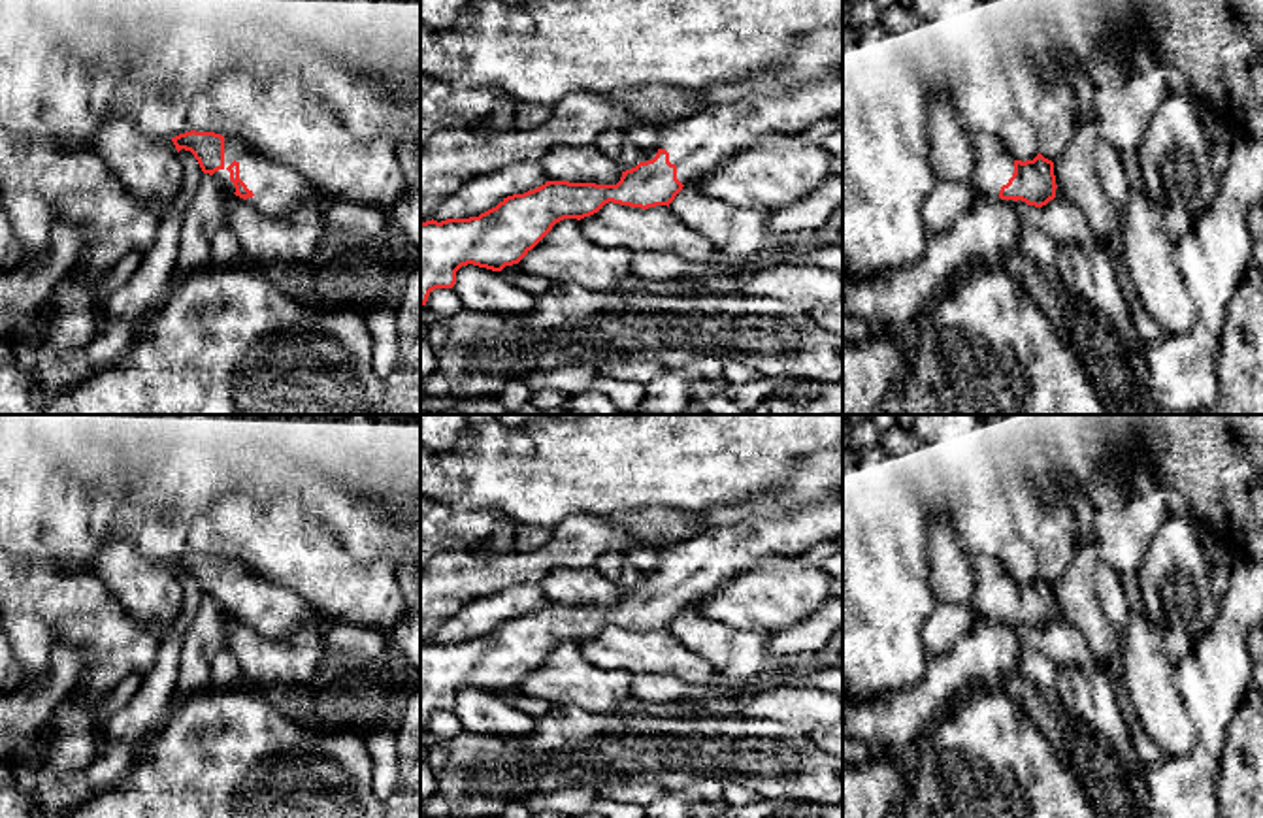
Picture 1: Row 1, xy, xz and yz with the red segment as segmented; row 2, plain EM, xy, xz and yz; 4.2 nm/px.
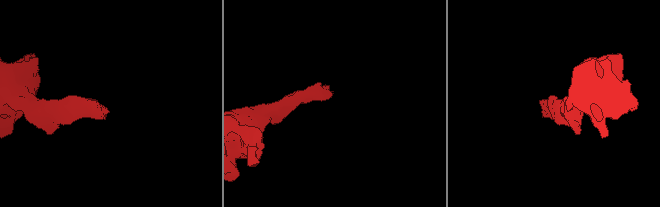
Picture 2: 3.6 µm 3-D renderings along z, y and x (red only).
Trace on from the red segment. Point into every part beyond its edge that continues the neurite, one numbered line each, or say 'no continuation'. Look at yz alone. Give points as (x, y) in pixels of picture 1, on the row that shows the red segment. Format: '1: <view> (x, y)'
1: yz (994, 166)

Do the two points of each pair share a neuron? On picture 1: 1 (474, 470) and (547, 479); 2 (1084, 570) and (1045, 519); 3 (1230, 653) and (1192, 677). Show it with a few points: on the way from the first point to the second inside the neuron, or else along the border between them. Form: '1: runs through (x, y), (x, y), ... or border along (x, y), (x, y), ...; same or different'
1: runs through (492, 470), (528, 472); same
2: border along (1077, 545), (1069, 566), (1052, 583); different
3: runs through (1220, 662), (1201, 677); same

